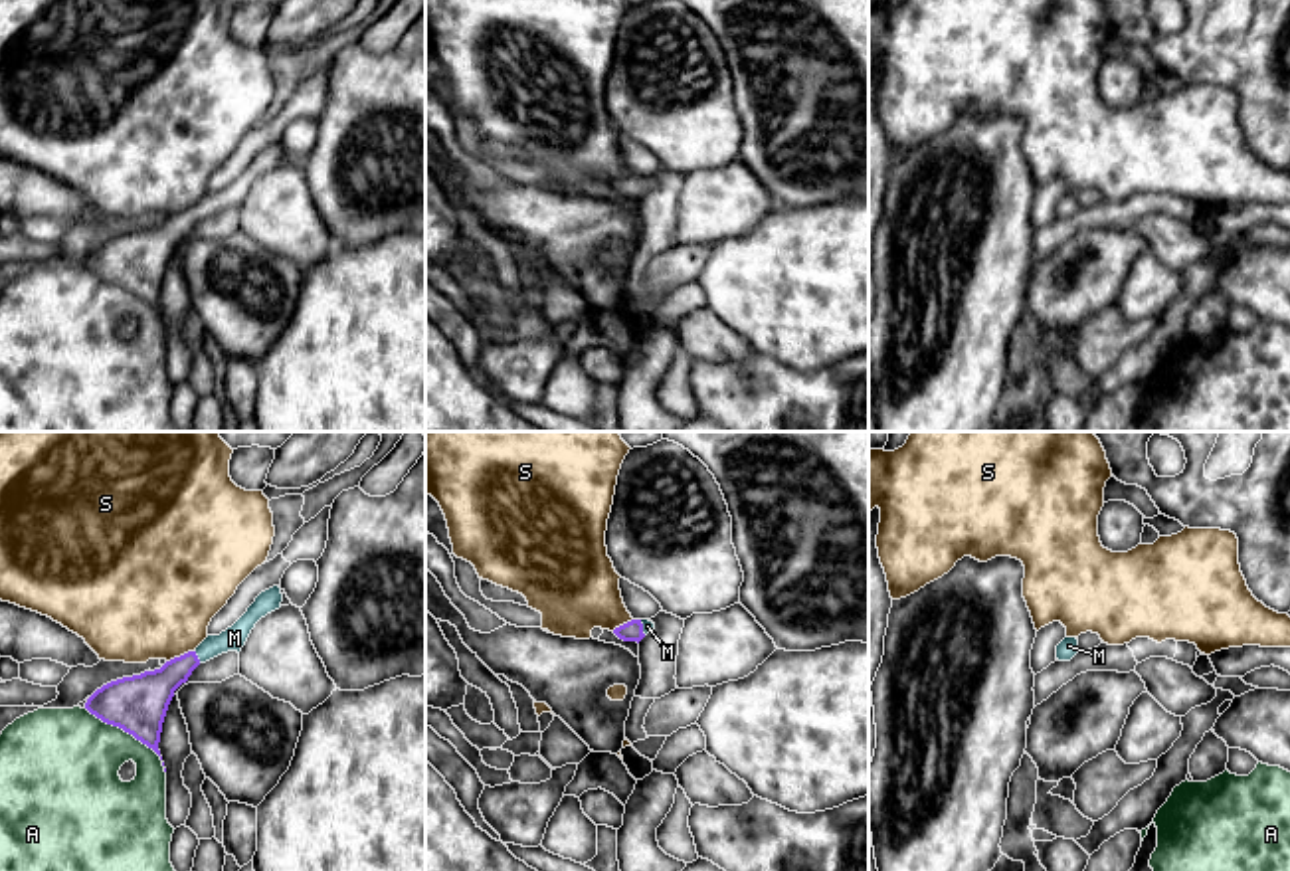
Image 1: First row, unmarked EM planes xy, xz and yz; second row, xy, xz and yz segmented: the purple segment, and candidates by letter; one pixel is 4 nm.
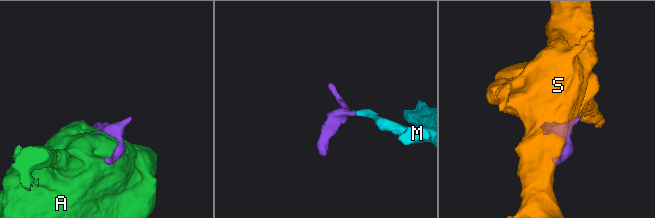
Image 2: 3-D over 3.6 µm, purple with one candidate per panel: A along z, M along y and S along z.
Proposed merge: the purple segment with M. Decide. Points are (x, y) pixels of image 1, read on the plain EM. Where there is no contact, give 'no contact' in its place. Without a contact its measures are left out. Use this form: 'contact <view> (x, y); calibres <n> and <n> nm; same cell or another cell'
contact xy (196, 212); calibres 180 and 100 nm; same cell

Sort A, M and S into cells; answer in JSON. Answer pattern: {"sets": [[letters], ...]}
{"sets": [["A"], ["M"], ["S"]]}

